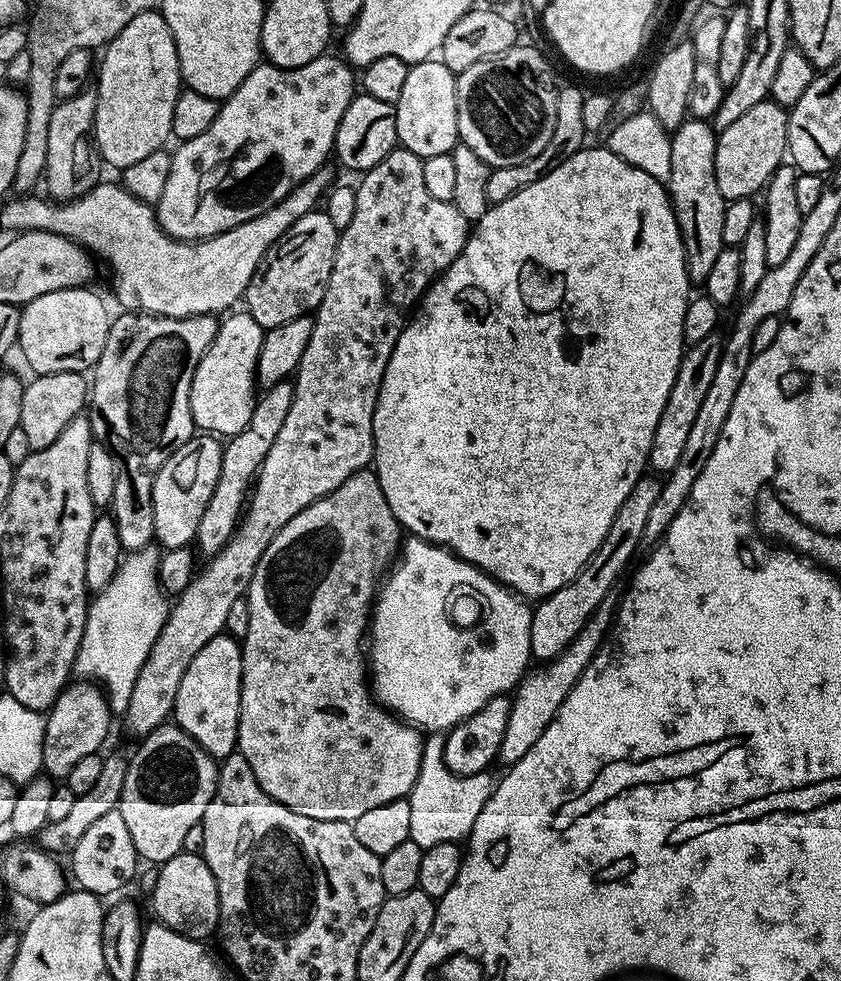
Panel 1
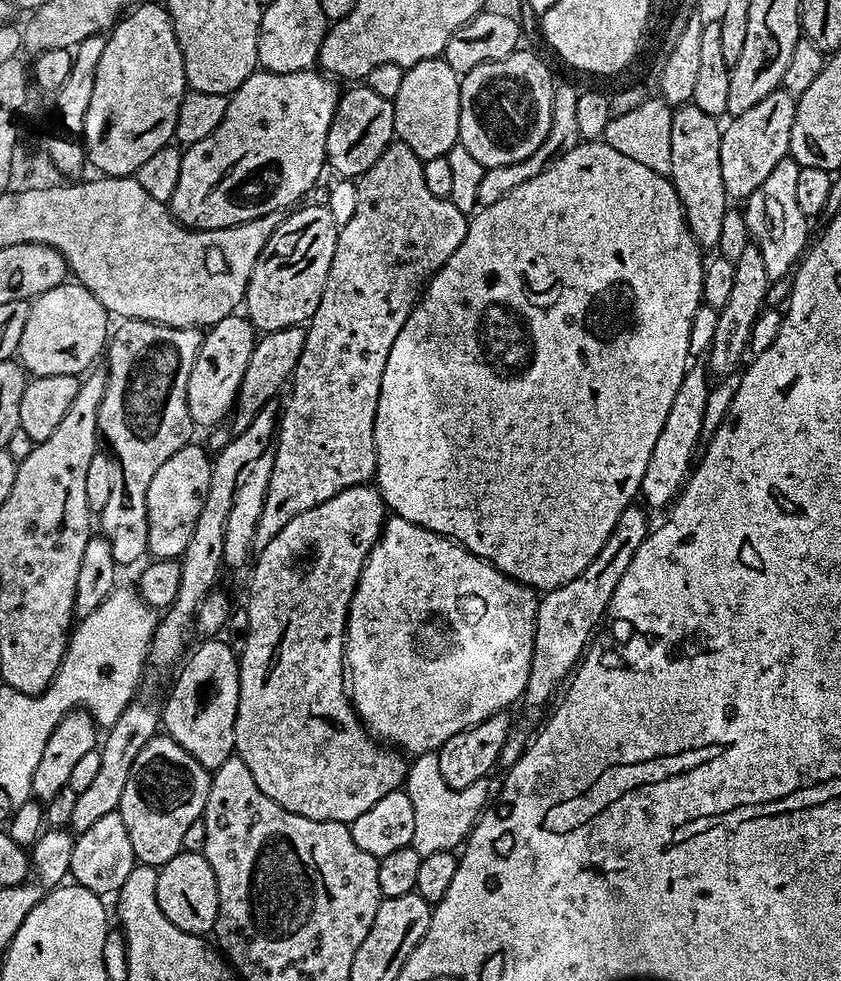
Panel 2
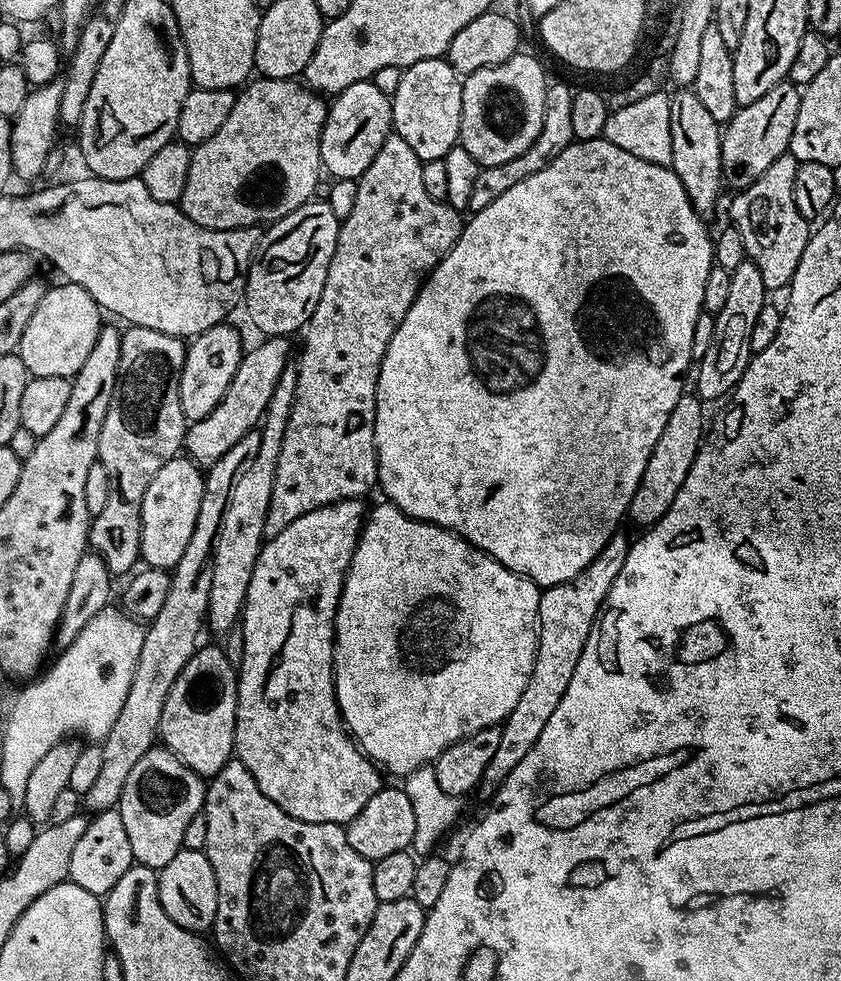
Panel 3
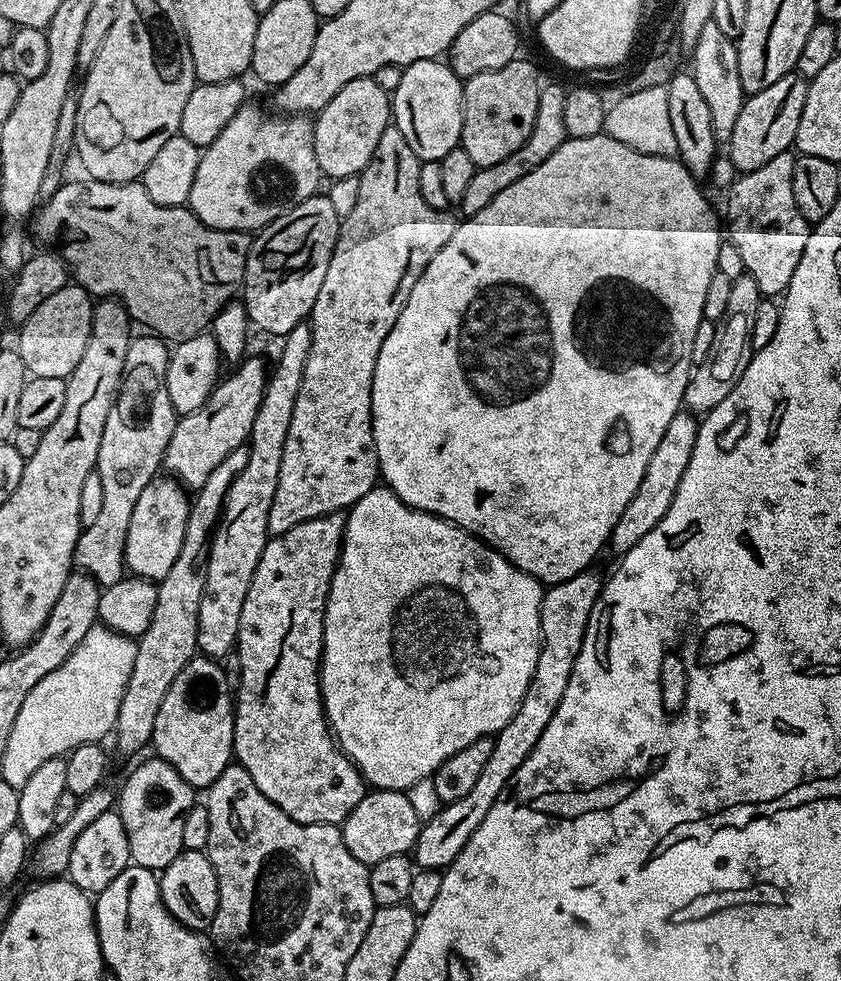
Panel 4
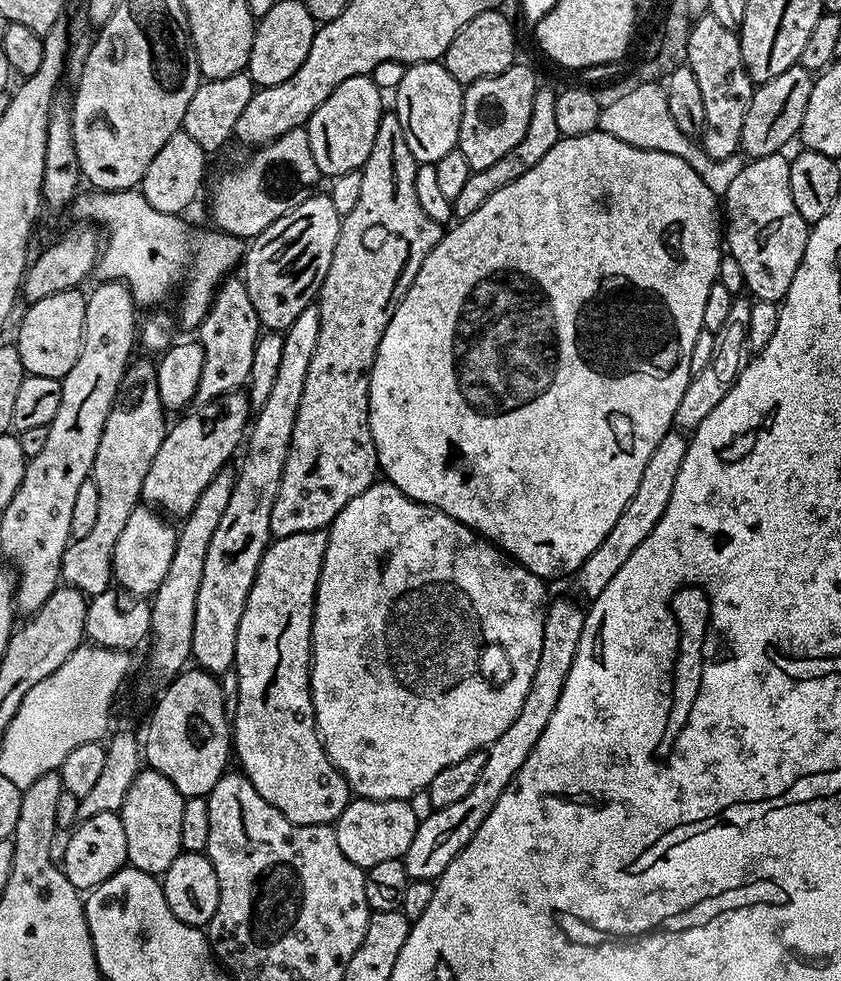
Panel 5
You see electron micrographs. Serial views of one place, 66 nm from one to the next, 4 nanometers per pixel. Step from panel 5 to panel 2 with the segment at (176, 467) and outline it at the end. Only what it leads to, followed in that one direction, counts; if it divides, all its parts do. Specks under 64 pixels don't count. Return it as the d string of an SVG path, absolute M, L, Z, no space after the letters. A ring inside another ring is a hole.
M303 327L283 328L277 332L265 332L257 339L250 364L246 366L246 372L242 374L242 386L236 395L236 407L231 413L233 433L246 430L246 426L250 426L250 422L254 418L254 414L258 414L258 410L262 410L262 406L273 403L280 392L280 387L287 385L291 381L295 371L298 358L302 354L302 346L306 342L306 331Z

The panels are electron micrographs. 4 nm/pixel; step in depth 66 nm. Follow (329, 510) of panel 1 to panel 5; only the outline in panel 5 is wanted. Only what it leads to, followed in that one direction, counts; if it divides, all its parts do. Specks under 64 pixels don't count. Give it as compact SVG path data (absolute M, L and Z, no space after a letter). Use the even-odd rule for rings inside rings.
M327 531L303 532L273 539L262 554L260 565L254 578L254 586L250 586L250 594L246 598L246 610L242 610L242 622L238 622L238 642L236 643L236 662L238 672L238 710L234 721L234 756L240 759L239 767L248 781L274 806L284 817L295 824L327 824L331 825L346 810L350 799L350 789L346 778L336 769L334 762L324 749L324 741L320 739L320 731L316 729L316 715L312 705L312 611L316 605L318 580L322 574L322 562L328 545Z

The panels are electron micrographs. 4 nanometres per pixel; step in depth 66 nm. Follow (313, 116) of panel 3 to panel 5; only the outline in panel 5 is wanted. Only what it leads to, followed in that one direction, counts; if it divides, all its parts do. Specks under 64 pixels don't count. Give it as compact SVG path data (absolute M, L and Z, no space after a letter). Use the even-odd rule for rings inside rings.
M295 128L277 140L257 147L256 152L241 168L236 168L212 192L212 220L217 229L231 236L251 238L294 206L313 195L315 180L320 171L310 154L310 138L304 128Z

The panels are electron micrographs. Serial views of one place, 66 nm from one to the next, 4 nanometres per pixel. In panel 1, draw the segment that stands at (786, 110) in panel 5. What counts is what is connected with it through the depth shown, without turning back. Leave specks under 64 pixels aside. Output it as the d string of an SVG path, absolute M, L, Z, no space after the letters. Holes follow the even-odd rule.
M769 98L746 110L742 118L719 129L714 154L714 174L725 201L755 197L767 185L776 169L785 163L788 151L788 112L785 105Z

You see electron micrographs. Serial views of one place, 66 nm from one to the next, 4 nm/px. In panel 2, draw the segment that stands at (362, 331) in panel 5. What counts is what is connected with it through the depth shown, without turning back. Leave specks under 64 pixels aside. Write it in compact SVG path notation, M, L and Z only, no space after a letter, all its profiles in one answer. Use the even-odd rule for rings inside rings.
M393 142L366 170L364 175L356 180L358 190L358 206L351 216L350 222L339 225L338 242L334 246L334 262L330 262L330 274L326 278L326 286L322 290L322 298L318 302L318 310L314 310L310 323L306 328L306 342L302 346L302 354L296 363L296 371L290 381L292 397L288 400L288 405L282 408L282 415L278 420L278 431L274 444L274 470L270 474L270 486L266 490L266 502L262 506L262 518L256 527L256 540L267 542L272 540L298 514L310 510L315 504L326 502L334 498L343 488L353 488L355 484L367 484L376 474L376 443L374 442L374 422L376 421L376 407L378 406L378 394L382 386L382 374L386 370L386 358L390 358L390 346L394 346L394 338L398 338L398 330L406 326L406 318L415 308L417 300L420 299L427 283L435 276L437 270L444 265L462 246L462 238L466 238L469 217L458 206L454 206L451 200L439 200L434 194L430 194L426 186L424 177L424 161L410 146L399 142Z

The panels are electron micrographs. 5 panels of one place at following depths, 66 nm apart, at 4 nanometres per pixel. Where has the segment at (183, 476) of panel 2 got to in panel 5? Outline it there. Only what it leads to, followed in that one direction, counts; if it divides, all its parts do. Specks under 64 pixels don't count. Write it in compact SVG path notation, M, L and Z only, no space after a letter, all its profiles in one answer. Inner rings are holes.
M137 506L134 514L126 521L126 526L114 546L112 575L115 583L123 591L141 598L151 597L158 590L166 570L170 570L170 558L174 558L177 529L171 528L169 521L151 506Z

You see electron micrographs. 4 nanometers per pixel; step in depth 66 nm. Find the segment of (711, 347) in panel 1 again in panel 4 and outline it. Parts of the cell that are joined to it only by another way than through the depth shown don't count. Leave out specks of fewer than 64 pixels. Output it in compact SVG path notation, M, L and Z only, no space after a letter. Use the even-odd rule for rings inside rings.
M681 410L670 418L670 426L666 426L666 434L662 434L662 442L658 442L658 450L650 458L650 466L646 466L646 474L642 474L642 482L638 490L634 490L634 498L626 506L622 518L612 531L610 548L616 554L623 554L636 548L638 542L666 518L666 510L670 510L670 502L674 502L674 494L678 490L678 482L682 482L682 474L686 474L686 466L690 466L690 454L694 454L694 442L698 438L700 425L697 417L687 410Z

